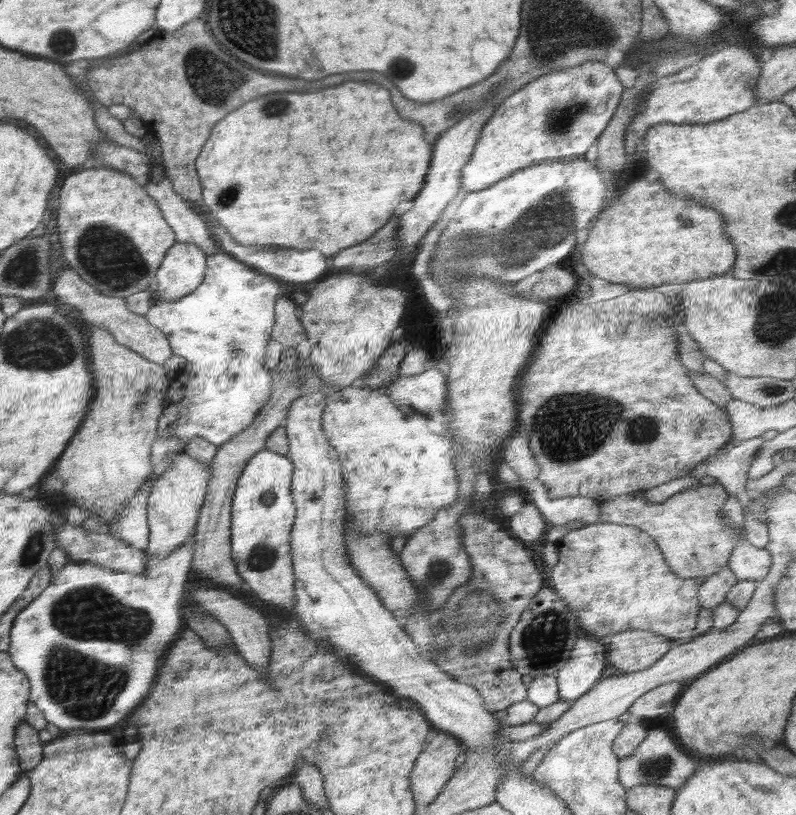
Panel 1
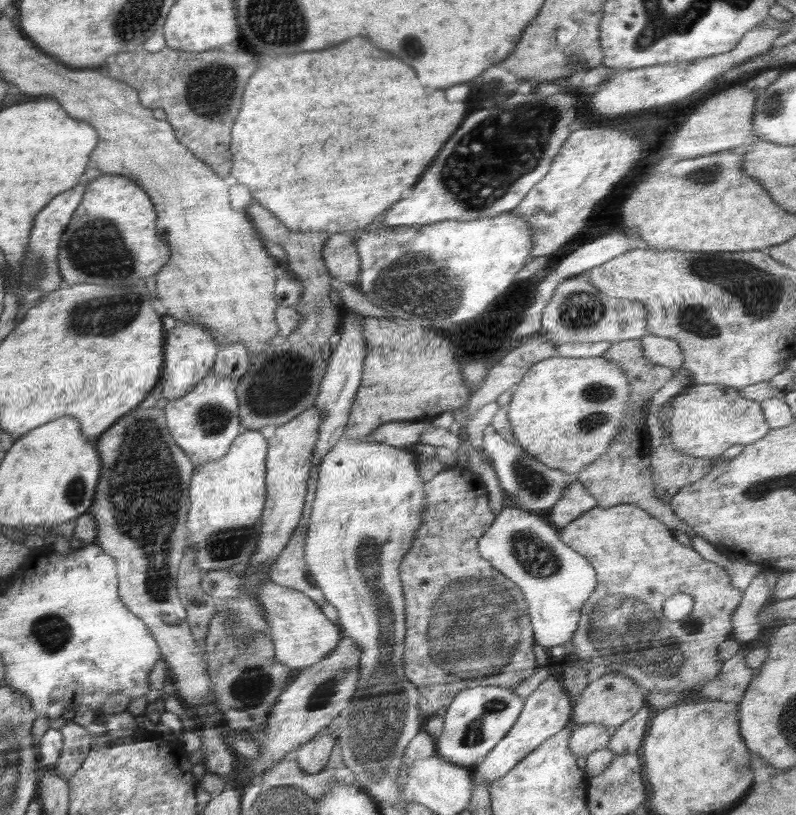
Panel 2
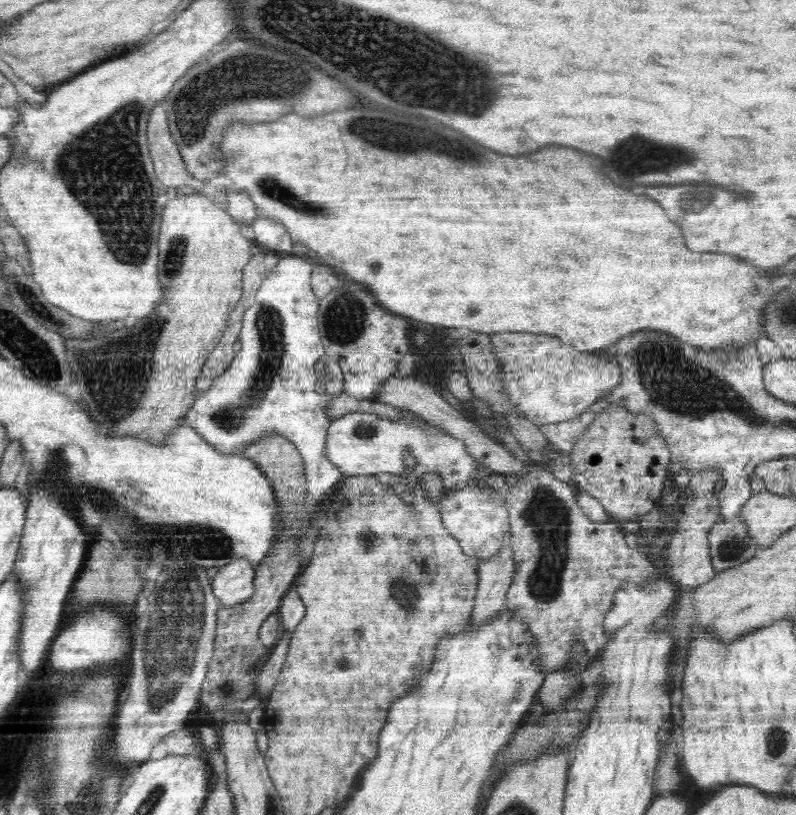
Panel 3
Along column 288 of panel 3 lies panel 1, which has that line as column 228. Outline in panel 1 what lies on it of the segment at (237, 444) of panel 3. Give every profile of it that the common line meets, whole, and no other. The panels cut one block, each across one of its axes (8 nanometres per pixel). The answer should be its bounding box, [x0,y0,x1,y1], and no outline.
[144,250,280,475]

